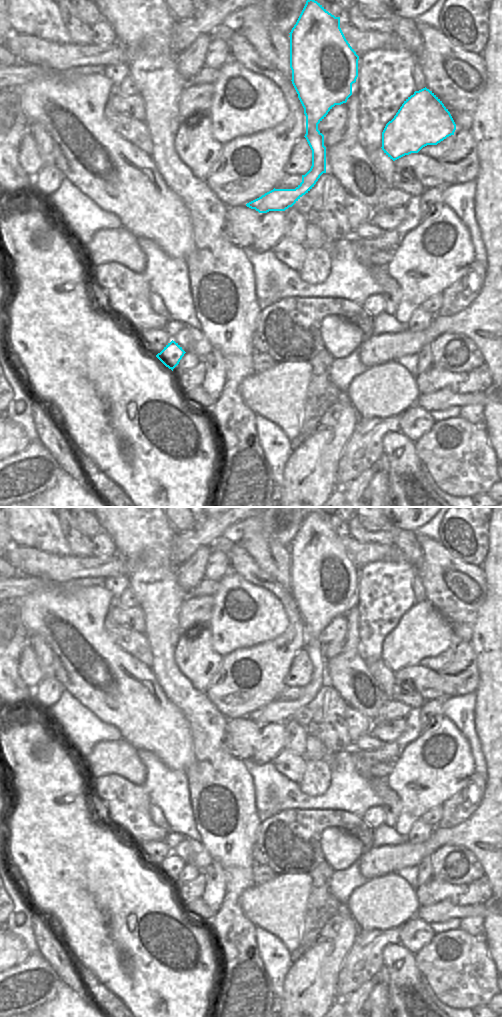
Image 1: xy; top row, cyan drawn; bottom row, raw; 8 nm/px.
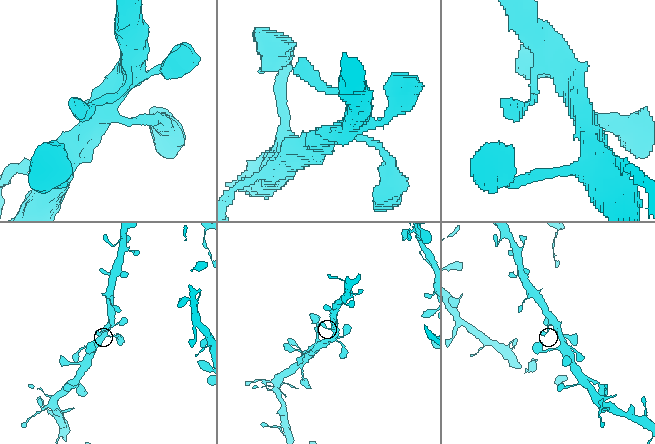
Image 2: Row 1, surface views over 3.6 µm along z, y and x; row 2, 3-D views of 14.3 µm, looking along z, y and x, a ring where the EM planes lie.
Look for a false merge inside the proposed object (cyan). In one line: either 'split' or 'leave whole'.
leave whole

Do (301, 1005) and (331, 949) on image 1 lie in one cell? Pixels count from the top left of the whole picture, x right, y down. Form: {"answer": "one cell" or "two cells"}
{"answer": "one cell"}

